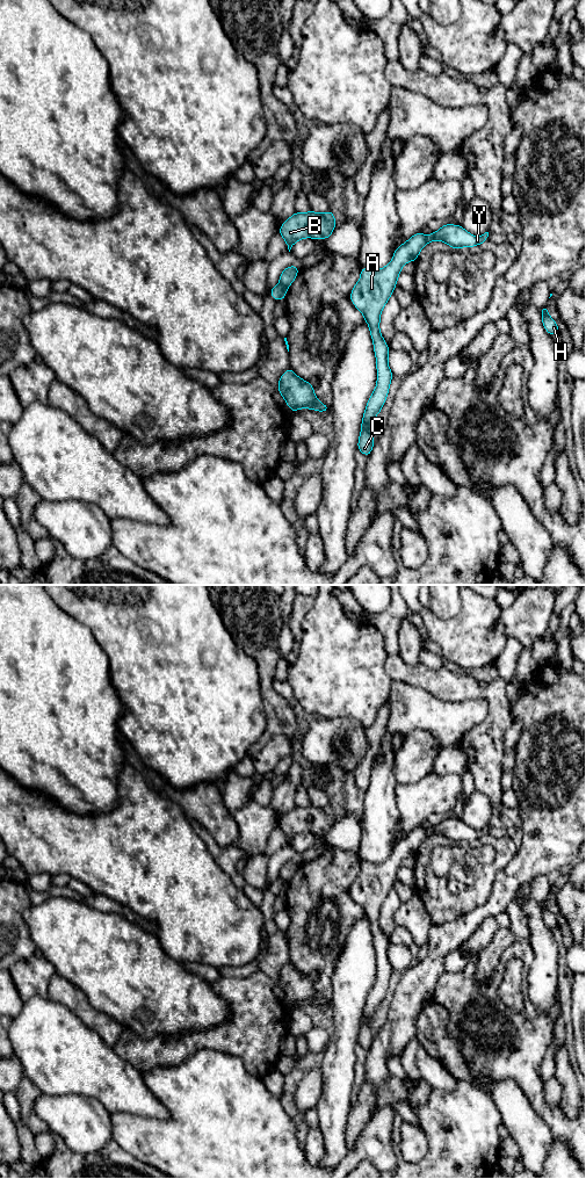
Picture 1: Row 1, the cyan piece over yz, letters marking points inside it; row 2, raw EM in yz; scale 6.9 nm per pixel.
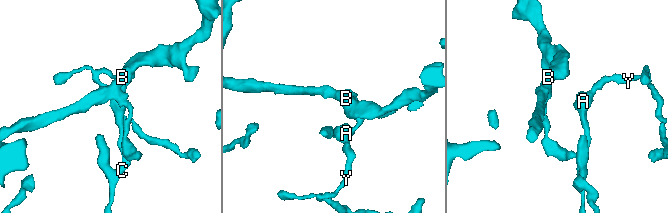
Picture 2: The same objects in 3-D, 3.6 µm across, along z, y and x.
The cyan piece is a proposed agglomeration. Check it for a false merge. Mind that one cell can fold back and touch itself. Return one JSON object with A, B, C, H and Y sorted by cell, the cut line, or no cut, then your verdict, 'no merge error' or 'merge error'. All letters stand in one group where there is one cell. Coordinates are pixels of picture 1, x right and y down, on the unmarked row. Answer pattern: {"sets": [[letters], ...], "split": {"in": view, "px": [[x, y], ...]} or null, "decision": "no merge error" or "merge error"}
{"sets": [["A", "C", "H", "Y"], ["B"]], "split": {"in": "yz", "px": [[280, 877], [286, 883]]}, "decision": "merge error"}

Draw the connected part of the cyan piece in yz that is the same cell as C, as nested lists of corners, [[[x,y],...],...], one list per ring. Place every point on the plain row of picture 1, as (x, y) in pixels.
[[[444,818],[433,829],[427,830],[418,826],[412,830],[405,838],[396,842],[391,856],[383,863],[361,862],[361,870],[350,887],[350,894],[369,919],[377,961],[377,978],[366,1000],[361,1018],[362,1025],[359,1030],[357,1043],[363,1049],[369,1050],[372,1044],[375,1033],[370,1026],[371,1018],[386,994],[393,970],[388,959],[390,943],[381,930],[379,914],[381,906],[397,878],[401,861],[410,855],[415,855],[421,842],[434,834],[444,836],[451,842],[457,844],[458,841],[469,842],[482,839],[489,834],[487,831],[489,826],[475,831],[461,819]]]

